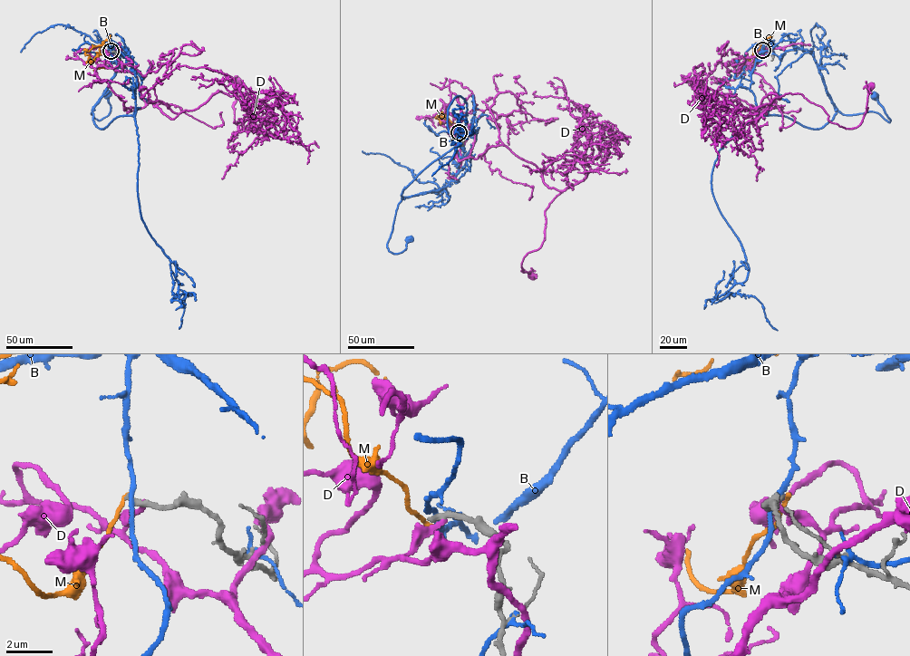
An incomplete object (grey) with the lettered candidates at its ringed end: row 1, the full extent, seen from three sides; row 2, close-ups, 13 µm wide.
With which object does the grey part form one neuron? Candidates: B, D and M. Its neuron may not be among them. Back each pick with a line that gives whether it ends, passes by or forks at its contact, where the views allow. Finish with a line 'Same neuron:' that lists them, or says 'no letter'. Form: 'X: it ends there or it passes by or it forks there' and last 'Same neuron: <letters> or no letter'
Same neuron: no letter

